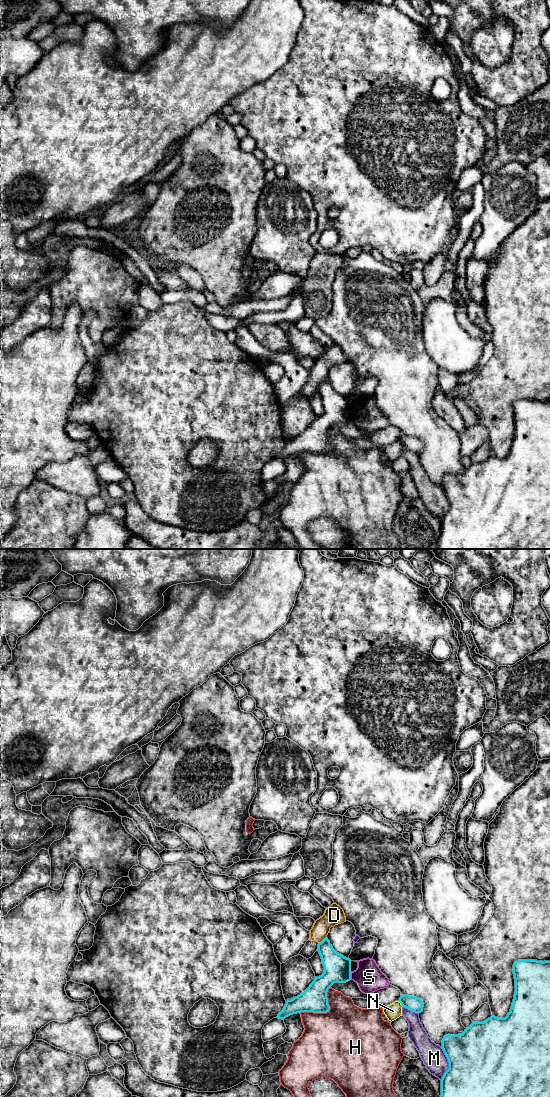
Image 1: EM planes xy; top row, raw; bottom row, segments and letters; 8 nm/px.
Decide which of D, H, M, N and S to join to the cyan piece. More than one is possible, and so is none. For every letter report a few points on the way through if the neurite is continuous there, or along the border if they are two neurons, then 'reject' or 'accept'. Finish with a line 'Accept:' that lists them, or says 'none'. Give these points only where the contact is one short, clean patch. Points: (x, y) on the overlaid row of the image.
D: along xy (326, 936), (319, 943) | reject
H: reject
M: reject
N: along xy (398, 1000), (403, 1006) | reject
S: reject
Accept: none

